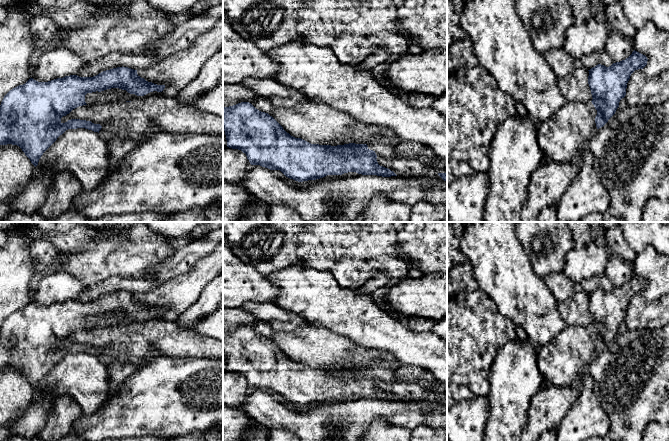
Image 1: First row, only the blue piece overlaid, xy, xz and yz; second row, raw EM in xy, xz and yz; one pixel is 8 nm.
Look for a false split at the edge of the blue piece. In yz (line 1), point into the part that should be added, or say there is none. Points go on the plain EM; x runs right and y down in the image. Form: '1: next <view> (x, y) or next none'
1: next none

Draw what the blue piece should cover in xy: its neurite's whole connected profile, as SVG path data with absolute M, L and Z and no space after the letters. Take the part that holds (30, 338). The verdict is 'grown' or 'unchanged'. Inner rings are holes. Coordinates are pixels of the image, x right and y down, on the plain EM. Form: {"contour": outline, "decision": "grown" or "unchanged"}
{"contour": "M117 291L103 295L93 301L65 300L48 306L38 306L30 302L25 308L10 314L0 329L0 369L17 369L36 391L43 377L68 353L85 352L98 356L102 350L91 345L71 343L65 347L61 342L73 333L87 329L85 319L111 312L126 314L130 318L144 320L150 316L162 316L165 309L146 305L137 298L137 294Z", "decision": "unchanged"}

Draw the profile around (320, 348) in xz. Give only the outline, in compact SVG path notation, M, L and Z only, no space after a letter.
M309 326L293 332L275 331L268 338L291 360L311 368L368 368L381 361L398 362L389 351L361 346L326 328Z

